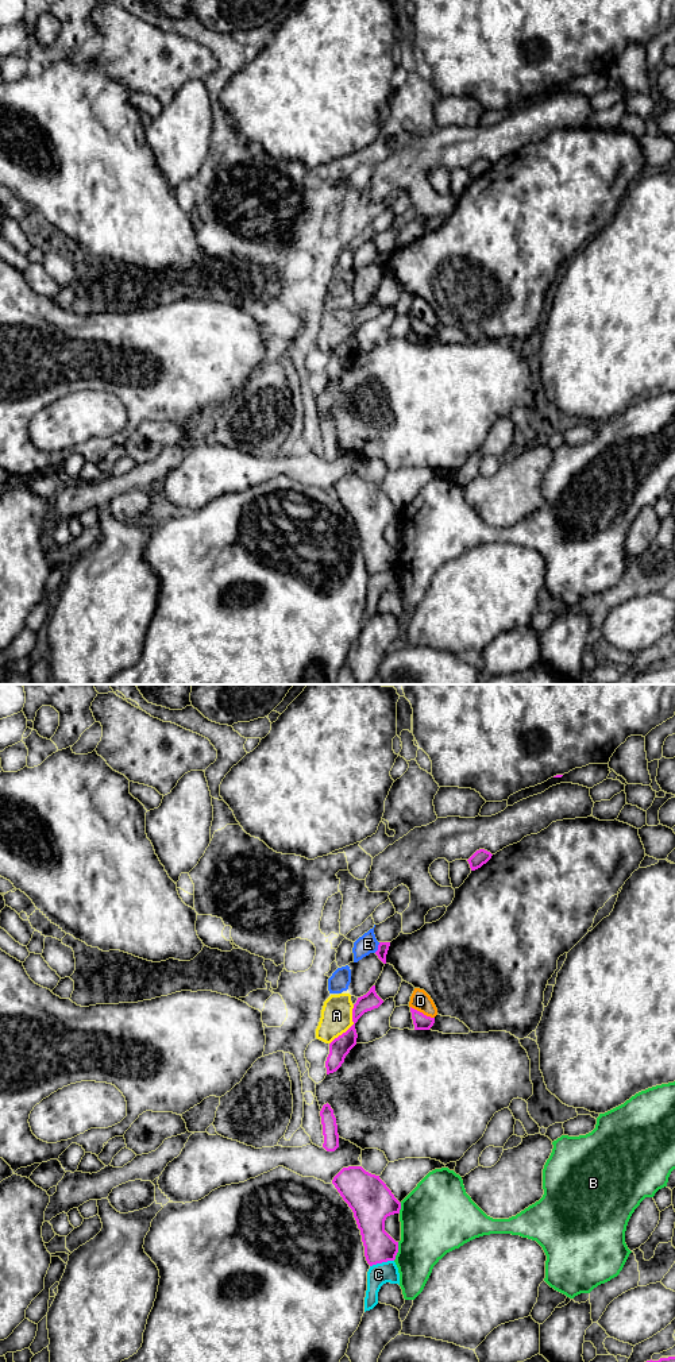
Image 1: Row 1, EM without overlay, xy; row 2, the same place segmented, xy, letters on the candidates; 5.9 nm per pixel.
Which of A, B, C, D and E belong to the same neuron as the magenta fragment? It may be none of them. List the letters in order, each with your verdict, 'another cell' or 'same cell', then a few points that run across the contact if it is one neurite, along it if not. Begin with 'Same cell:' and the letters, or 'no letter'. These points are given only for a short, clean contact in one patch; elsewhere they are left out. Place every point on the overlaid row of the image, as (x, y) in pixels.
Same cell: no letter
A: another cell | xy (354, 1004), (353, 1023), (330, 1044)
B: another cell
C: another cell
D: another cell
E: another cell | xy (380, 942), (374, 952)

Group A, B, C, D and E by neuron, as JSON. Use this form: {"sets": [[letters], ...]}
{"sets": [["A"], ["B"], ["C"], ["D"], ["E"]]}

